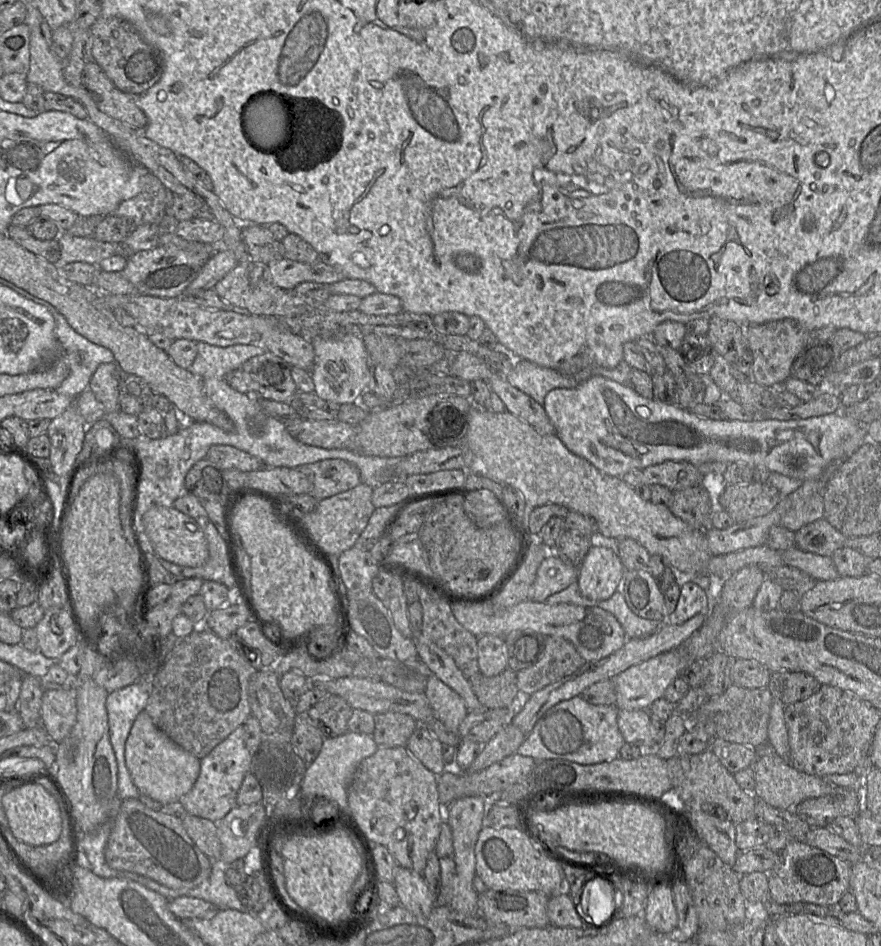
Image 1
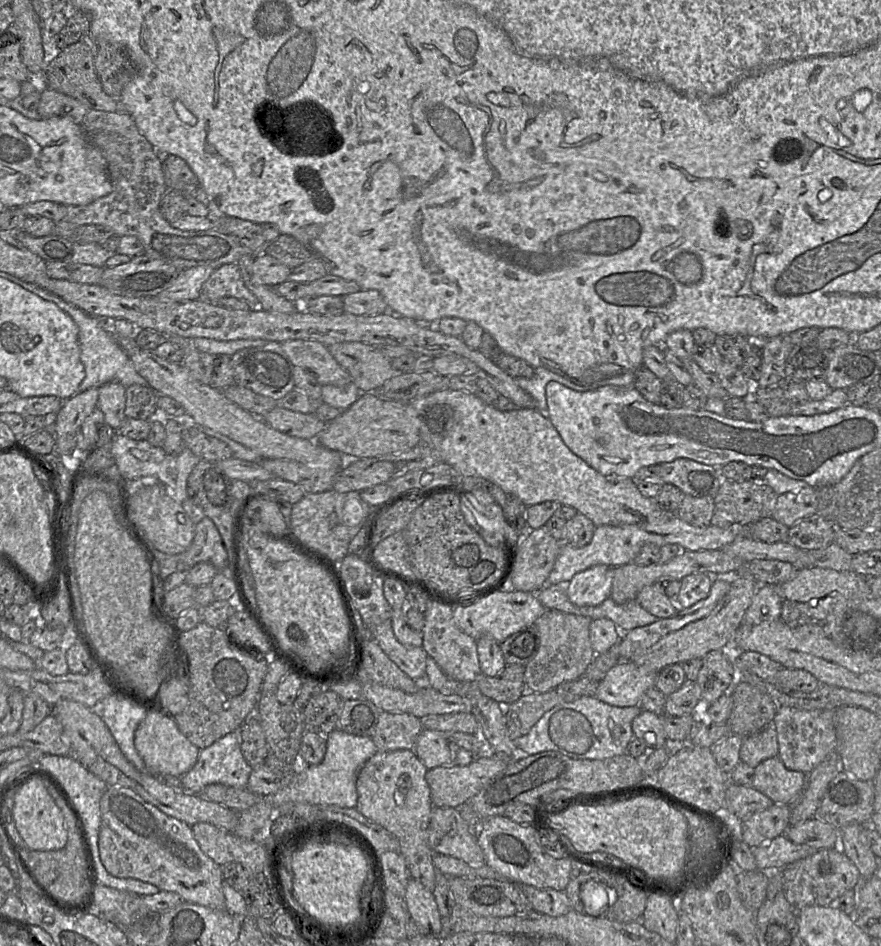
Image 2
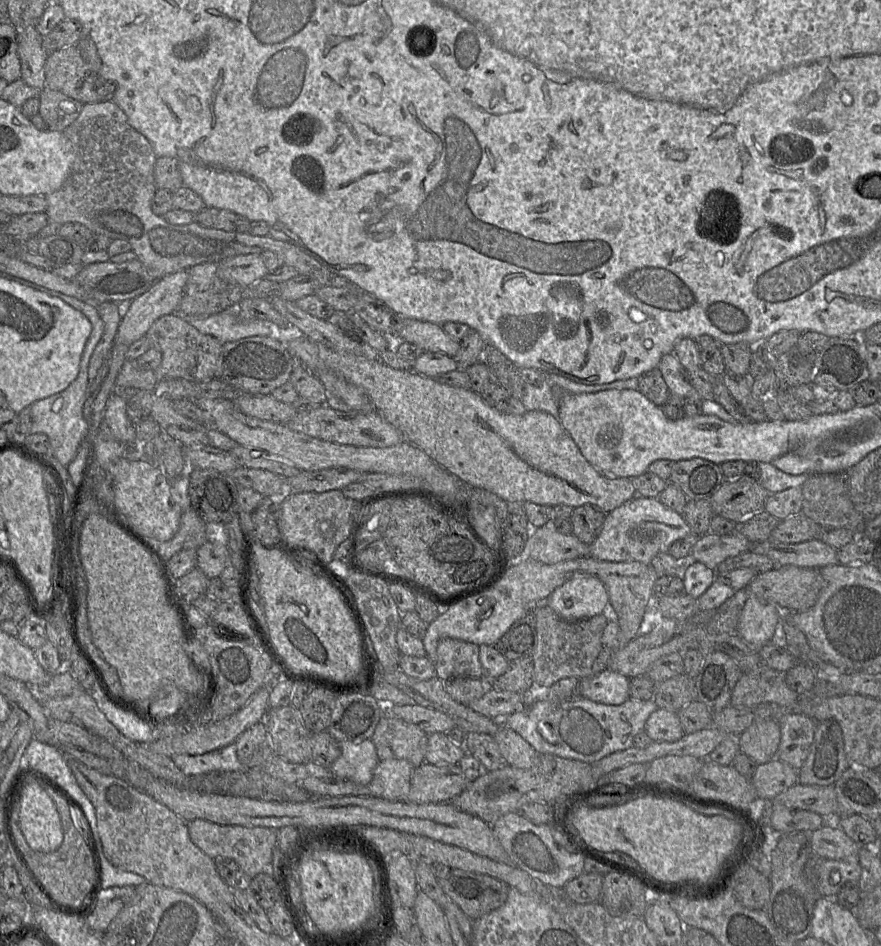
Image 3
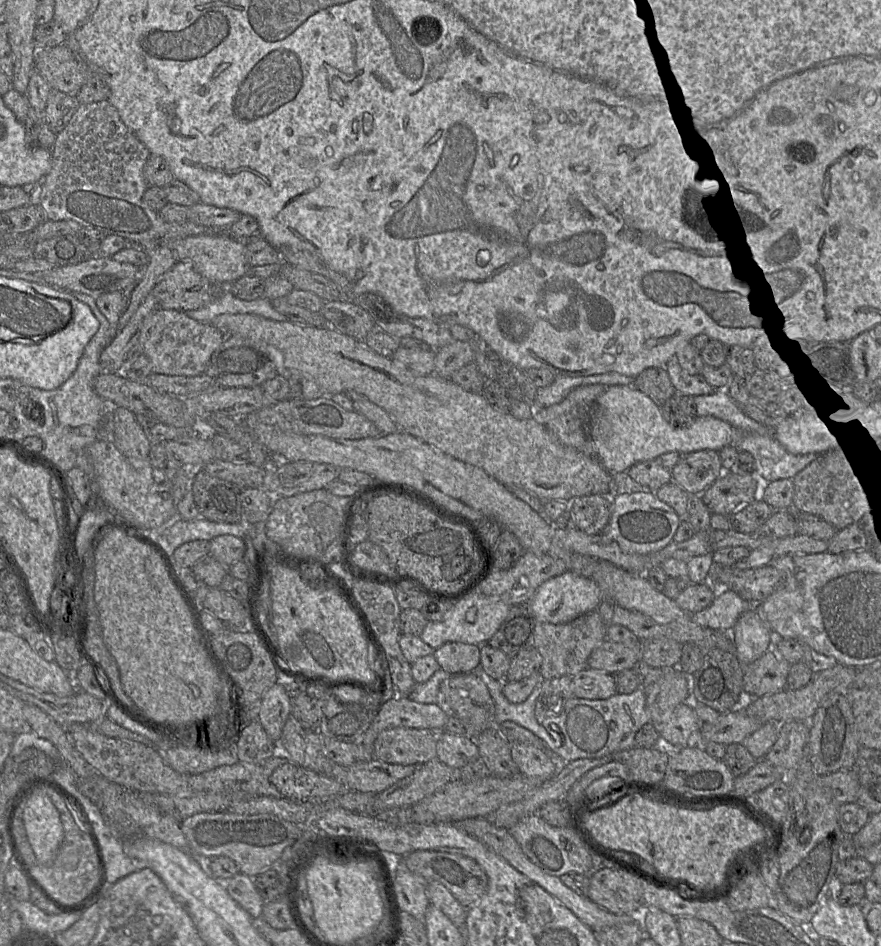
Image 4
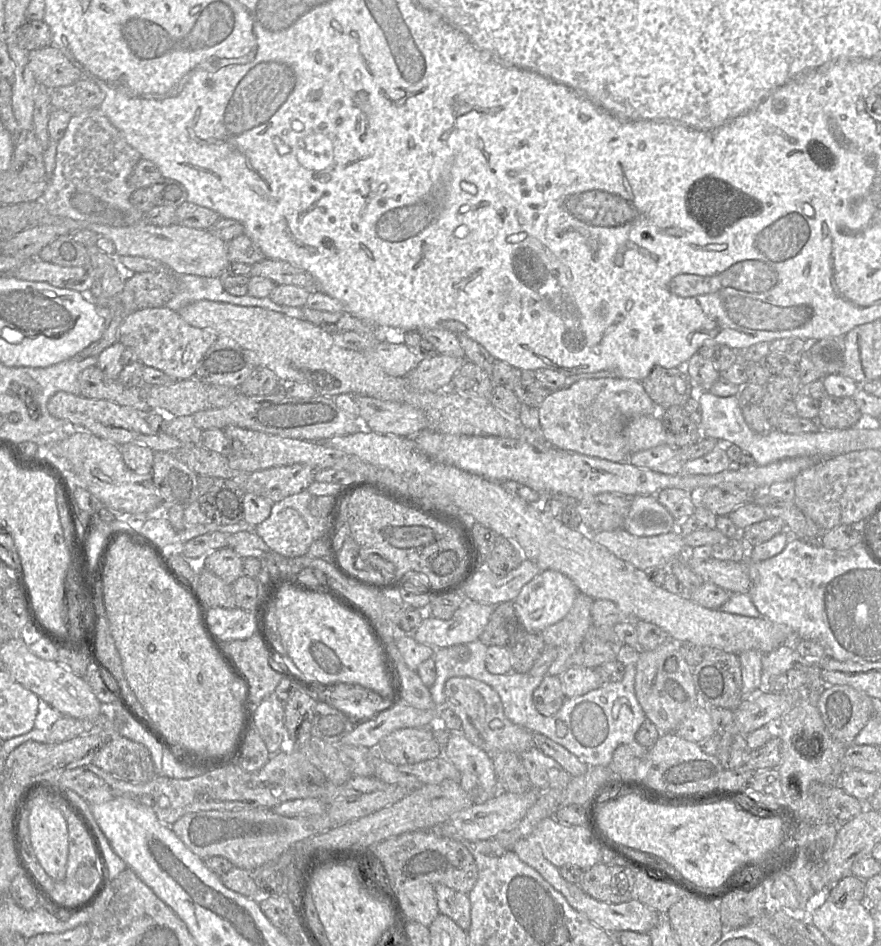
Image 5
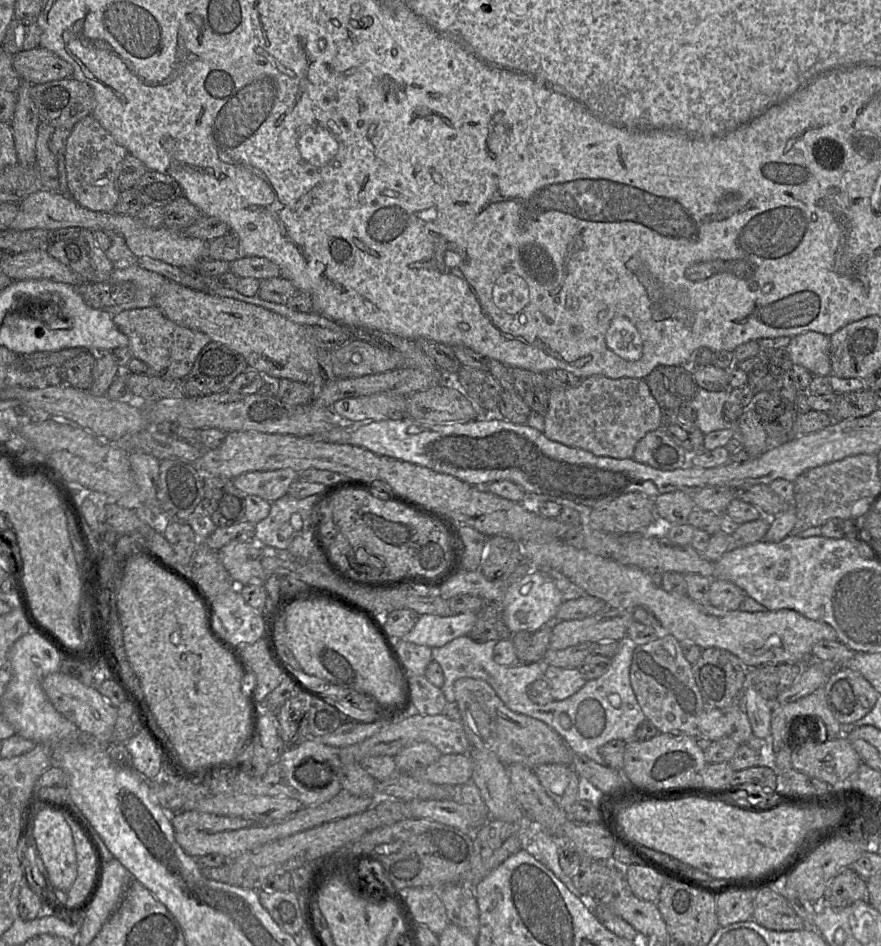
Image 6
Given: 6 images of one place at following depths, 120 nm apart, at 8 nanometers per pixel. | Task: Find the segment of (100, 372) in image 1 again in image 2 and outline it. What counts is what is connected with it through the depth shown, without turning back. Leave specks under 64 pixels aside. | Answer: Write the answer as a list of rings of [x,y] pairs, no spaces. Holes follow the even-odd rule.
[[[110,381],[98,388],[97,407],[104,414],[104,421],[114,430],[117,430],[126,419],[125,389],[120,382]]]

